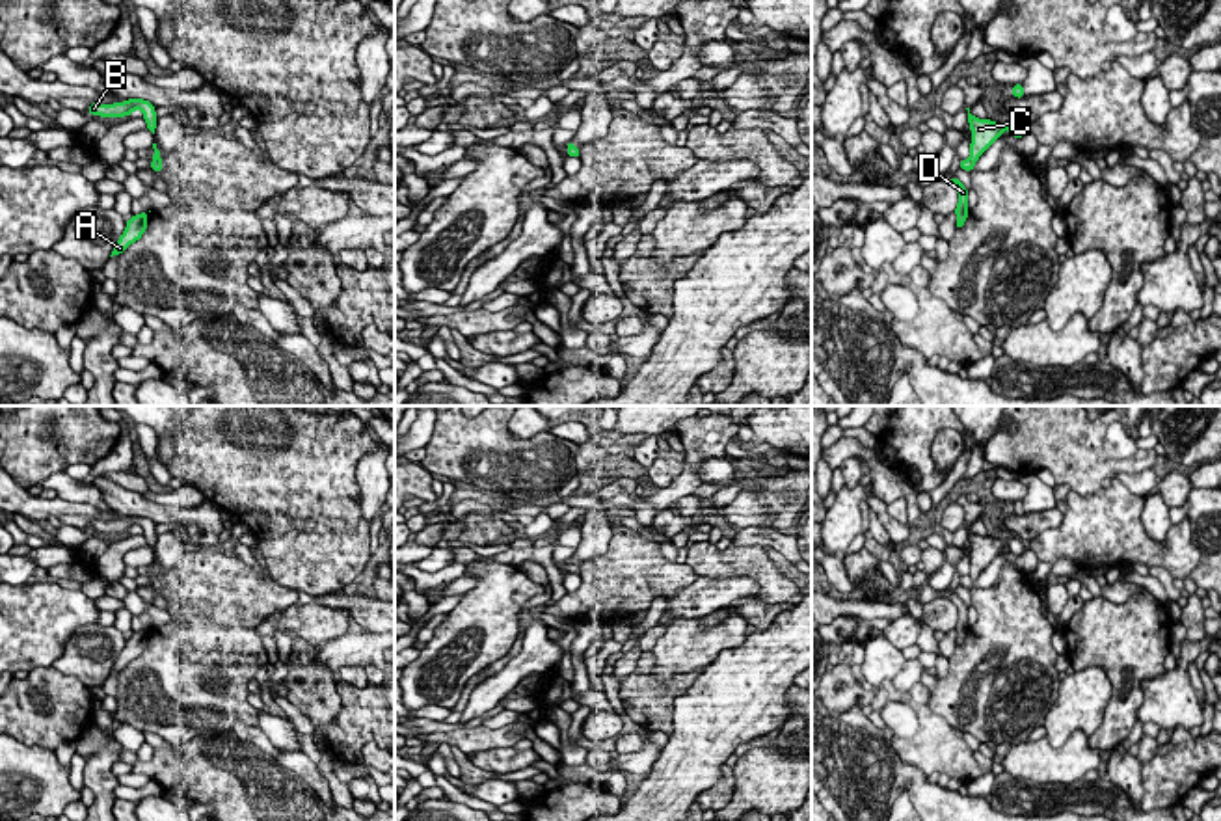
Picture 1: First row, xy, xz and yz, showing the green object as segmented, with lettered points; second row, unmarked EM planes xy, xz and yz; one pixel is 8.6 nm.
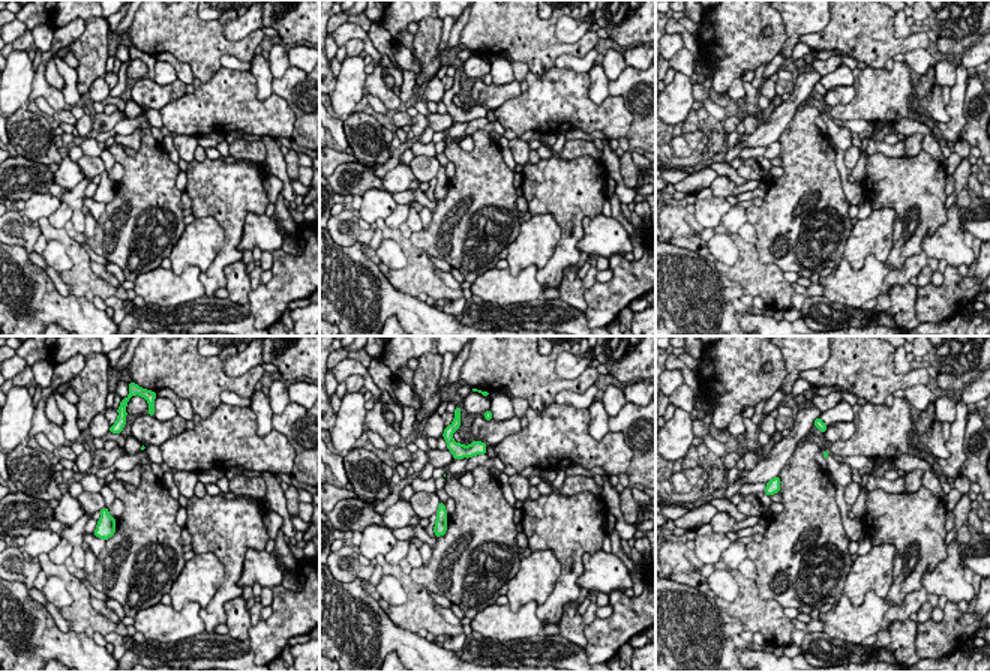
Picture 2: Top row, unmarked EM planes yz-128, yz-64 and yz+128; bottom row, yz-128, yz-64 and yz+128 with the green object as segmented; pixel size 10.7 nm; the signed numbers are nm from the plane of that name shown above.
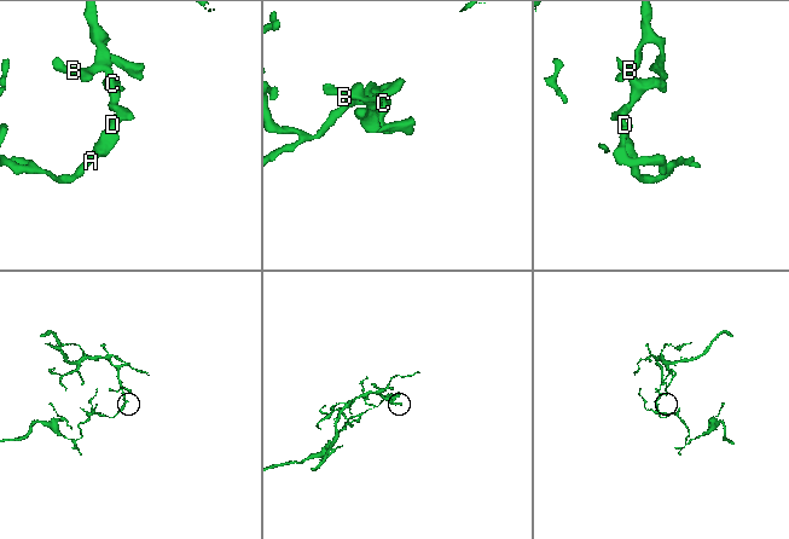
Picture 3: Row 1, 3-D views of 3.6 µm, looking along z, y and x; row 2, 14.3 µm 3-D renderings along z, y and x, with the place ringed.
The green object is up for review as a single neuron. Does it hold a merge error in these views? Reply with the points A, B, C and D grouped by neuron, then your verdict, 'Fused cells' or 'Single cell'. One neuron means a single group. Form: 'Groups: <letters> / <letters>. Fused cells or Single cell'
Groups: A D / B C. Fused cells

